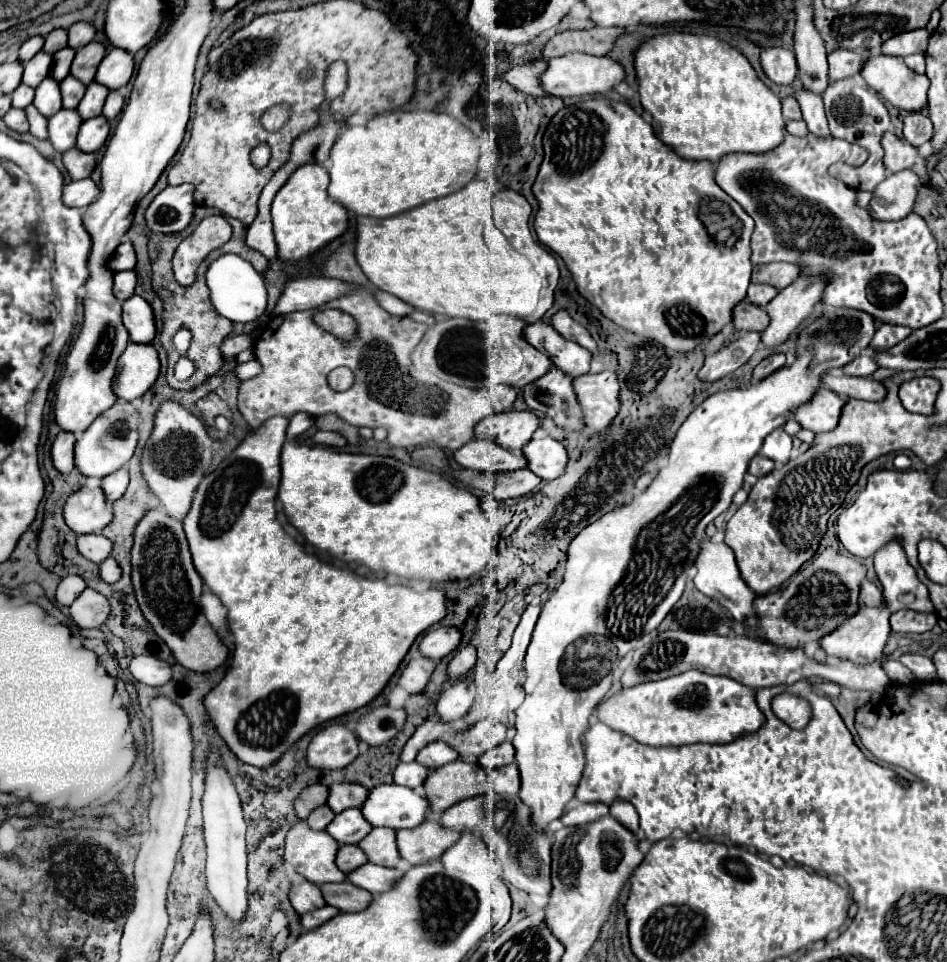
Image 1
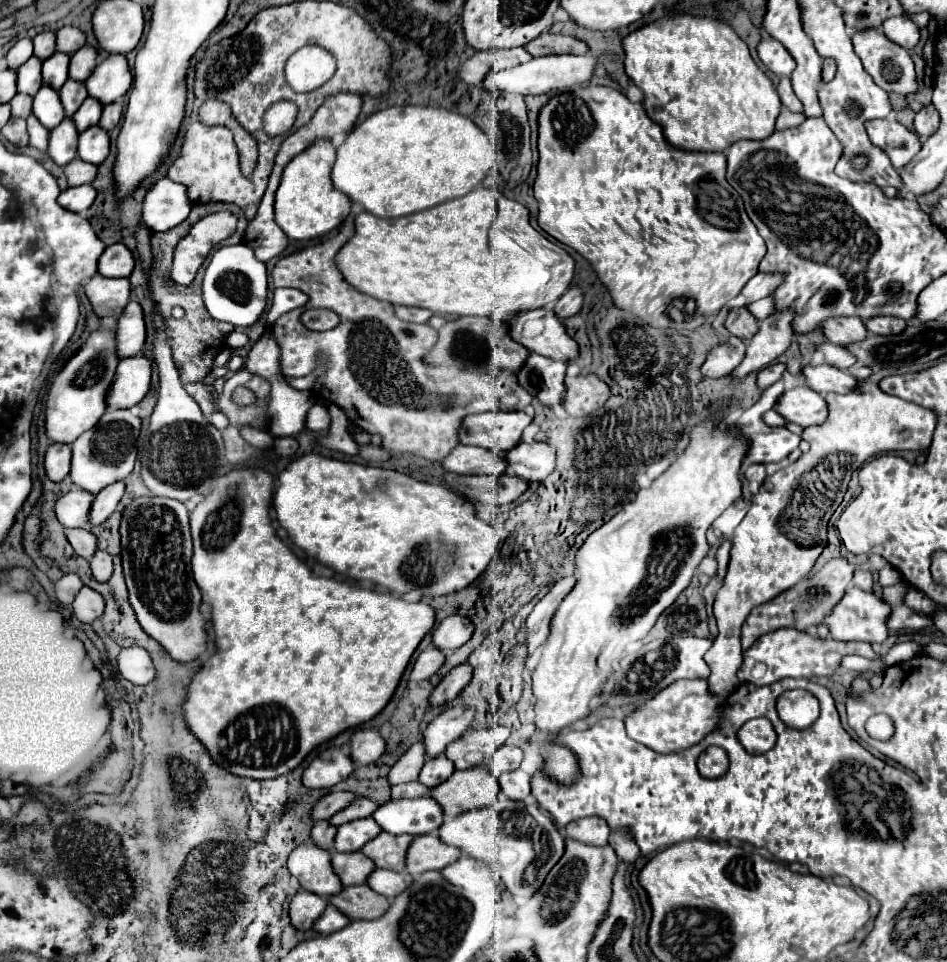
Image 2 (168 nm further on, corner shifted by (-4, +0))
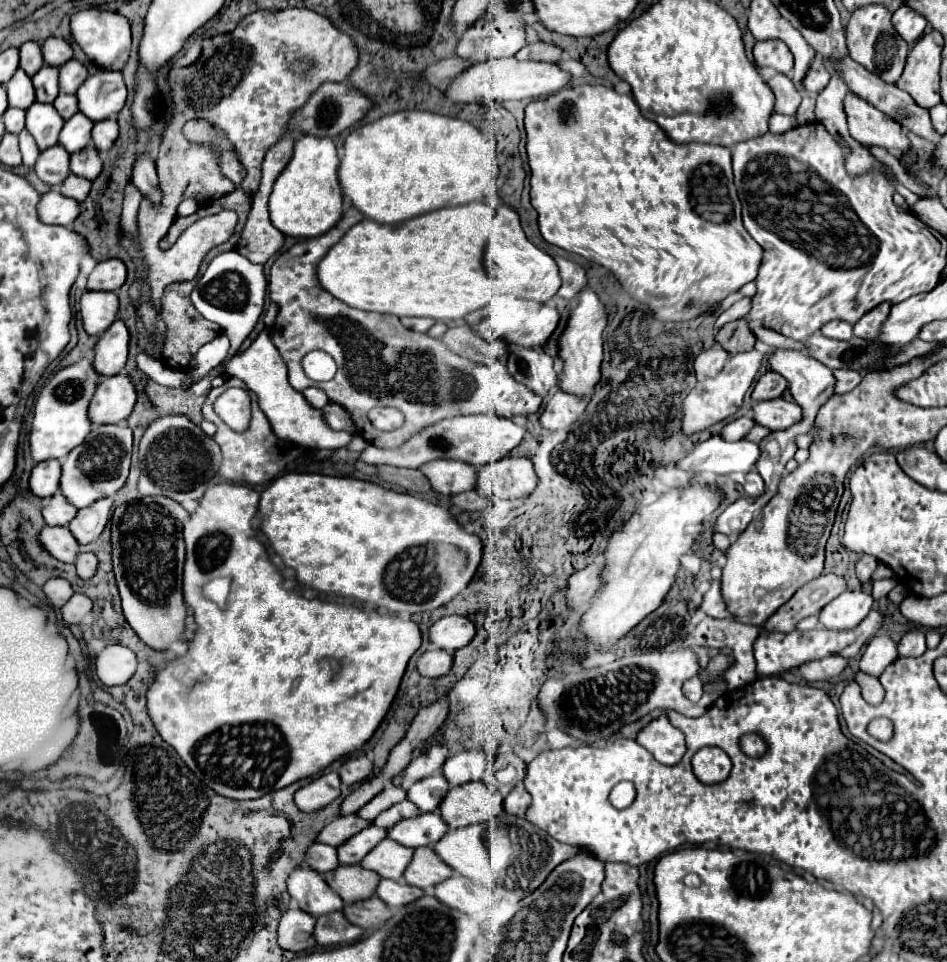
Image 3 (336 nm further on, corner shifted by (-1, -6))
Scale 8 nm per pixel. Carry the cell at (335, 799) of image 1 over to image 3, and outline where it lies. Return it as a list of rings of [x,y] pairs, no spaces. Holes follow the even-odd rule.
[[[349,814],[349,816],[339,816],[333,822],[329,822],[317,836],[317,842],[325,842],[331,846],[339,846],[345,840],[349,840],[353,834],[361,832],[363,828],[371,826],[371,820],[363,820],[357,814]]]

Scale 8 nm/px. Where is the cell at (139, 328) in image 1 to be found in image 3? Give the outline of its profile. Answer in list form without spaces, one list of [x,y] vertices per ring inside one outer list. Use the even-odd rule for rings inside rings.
[[[121,320],[113,322],[105,330],[105,334],[99,338],[95,346],[95,360],[93,360],[93,366],[99,370],[99,374],[111,376],[119,374],[125,368],[129,354],[129,340],[131,340],[129,330]]]

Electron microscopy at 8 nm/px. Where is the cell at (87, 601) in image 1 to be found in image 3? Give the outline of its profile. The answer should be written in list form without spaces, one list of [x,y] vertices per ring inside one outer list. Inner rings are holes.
[[[73,594],[71,600],[61,608],[63,620],[67,624],[81,624],[85,616],[89,616],[93,610],[93,602],[85,594]]]

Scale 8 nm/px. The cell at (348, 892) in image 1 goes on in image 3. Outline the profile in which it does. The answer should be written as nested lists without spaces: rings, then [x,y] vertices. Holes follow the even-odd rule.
[[[371,896],[367,900],[345,906],[343,914],[351,924],[357,924],[361,928],[375,928],[391,918],[391,910],[377,896]]]

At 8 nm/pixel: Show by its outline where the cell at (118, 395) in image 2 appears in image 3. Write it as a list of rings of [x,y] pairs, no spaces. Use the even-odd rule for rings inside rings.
[[[127,374],[105,376],[91,400],[89,416],[93,424],[119,424],[129,418],[137,402],[133,380]]]

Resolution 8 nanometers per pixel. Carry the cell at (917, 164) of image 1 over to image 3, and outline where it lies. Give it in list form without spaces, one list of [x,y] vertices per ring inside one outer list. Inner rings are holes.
[[[849,94],[849,98],[845,98],[845,108],[849,112],[849,132],[857,142],[865,146],[885,148],[889,152],[895,152],[897,156],[909,152],[911,142],[901,132],[901,126],[889,120],[877,108],[869,106],[863,98]]]

